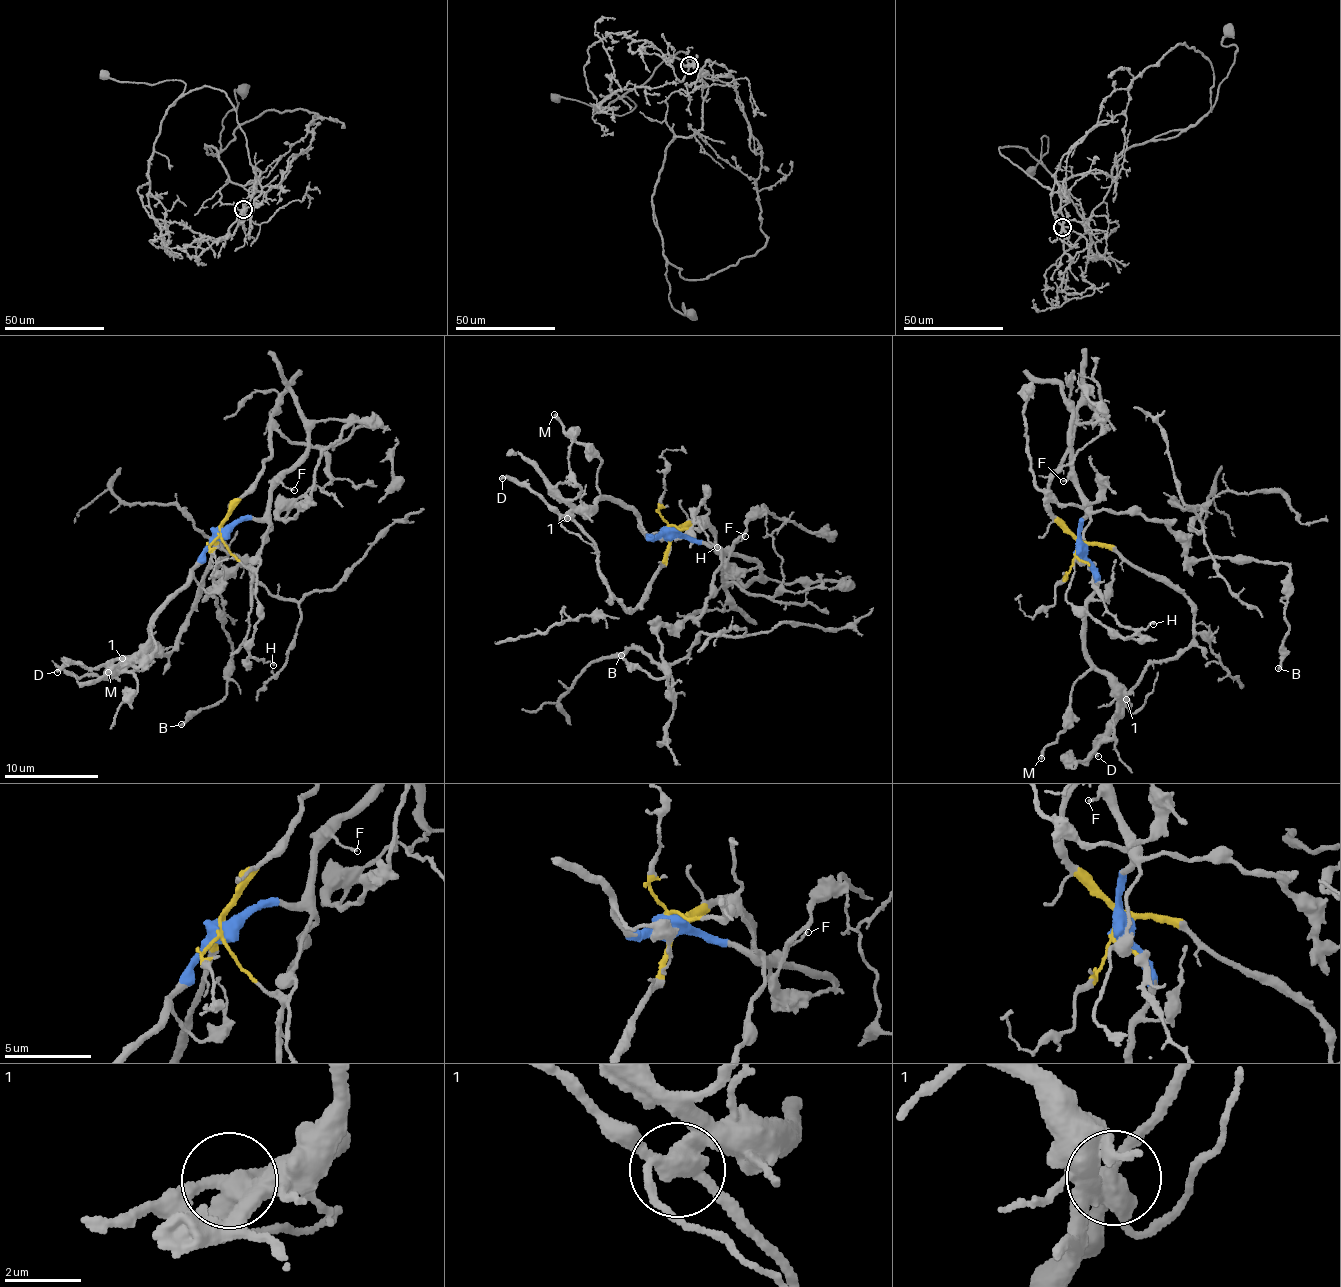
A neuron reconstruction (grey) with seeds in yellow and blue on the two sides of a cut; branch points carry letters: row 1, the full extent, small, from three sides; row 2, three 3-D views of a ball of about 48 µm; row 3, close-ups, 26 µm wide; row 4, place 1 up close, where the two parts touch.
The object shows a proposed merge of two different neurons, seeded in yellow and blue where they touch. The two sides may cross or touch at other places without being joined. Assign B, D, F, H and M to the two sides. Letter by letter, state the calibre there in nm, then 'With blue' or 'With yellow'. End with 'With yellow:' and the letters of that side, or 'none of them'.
B: Thickness 200 nm. With blue
D: Thickness 240 nm. With yellow
F: Thickness 130 nm. With blue
H: Thickness 160 nm. With blue
M: Thickness 280 nm. With blue
With yellow: D

